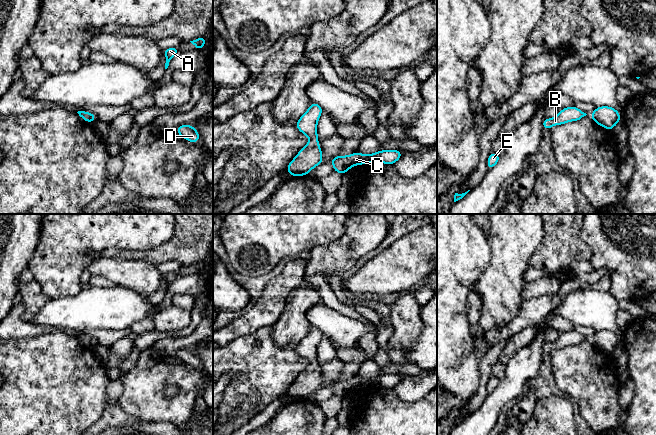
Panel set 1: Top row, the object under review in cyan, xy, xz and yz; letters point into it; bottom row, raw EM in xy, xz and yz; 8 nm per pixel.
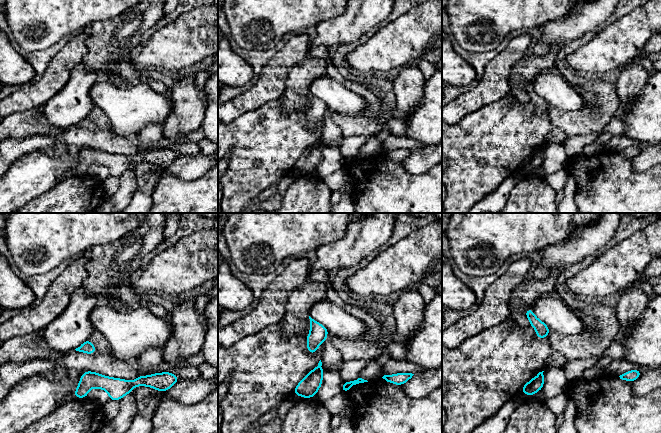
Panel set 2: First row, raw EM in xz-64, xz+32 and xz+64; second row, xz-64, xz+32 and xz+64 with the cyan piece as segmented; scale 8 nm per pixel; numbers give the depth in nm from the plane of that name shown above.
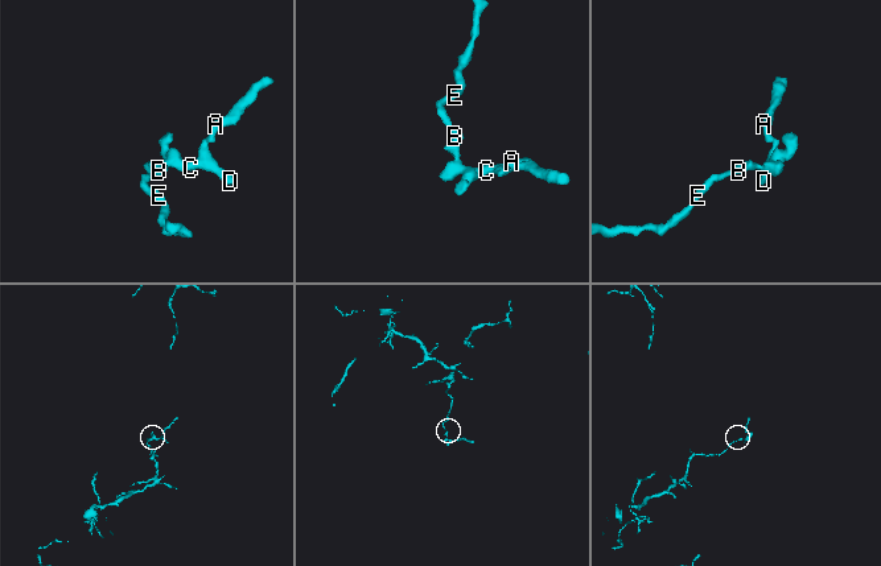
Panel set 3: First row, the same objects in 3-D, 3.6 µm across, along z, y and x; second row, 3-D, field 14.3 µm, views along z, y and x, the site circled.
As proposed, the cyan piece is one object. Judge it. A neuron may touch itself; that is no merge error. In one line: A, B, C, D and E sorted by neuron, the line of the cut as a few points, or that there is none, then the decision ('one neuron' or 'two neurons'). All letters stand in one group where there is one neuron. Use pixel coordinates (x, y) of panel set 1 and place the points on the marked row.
A B C D E; no cut; one neuron

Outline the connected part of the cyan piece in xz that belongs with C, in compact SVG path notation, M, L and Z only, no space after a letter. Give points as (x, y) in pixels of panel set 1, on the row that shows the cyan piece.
M381 150L373 154L361 154L354 152L348 156L335 156L331 159L334 171L340 174L347 173L349 168L357 166L359 164L370 164L375 162L381 162L384 164L393 165L398 161L402 152L400 150Z

